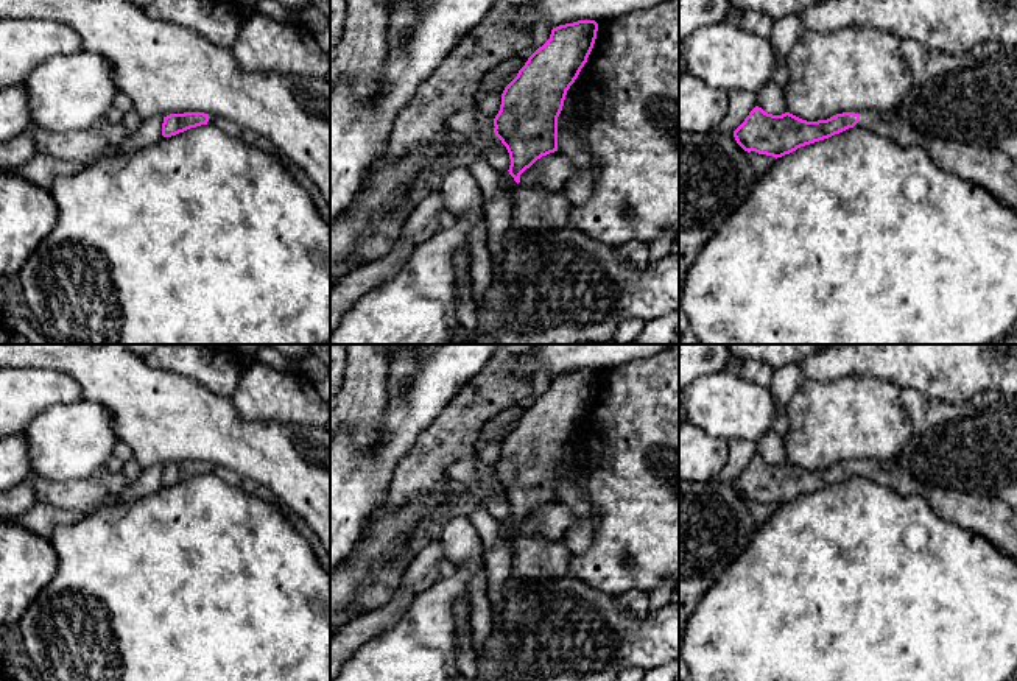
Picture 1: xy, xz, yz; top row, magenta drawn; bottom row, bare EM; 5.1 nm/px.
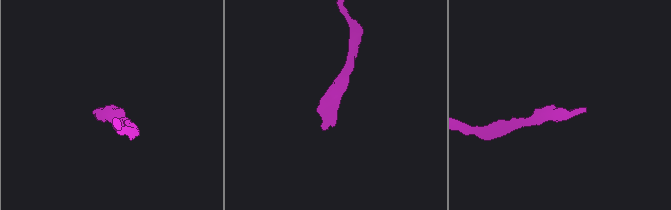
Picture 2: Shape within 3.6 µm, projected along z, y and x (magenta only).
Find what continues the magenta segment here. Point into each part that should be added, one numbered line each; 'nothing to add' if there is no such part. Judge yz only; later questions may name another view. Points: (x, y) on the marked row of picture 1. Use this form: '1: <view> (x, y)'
1: yz (995, 172)

